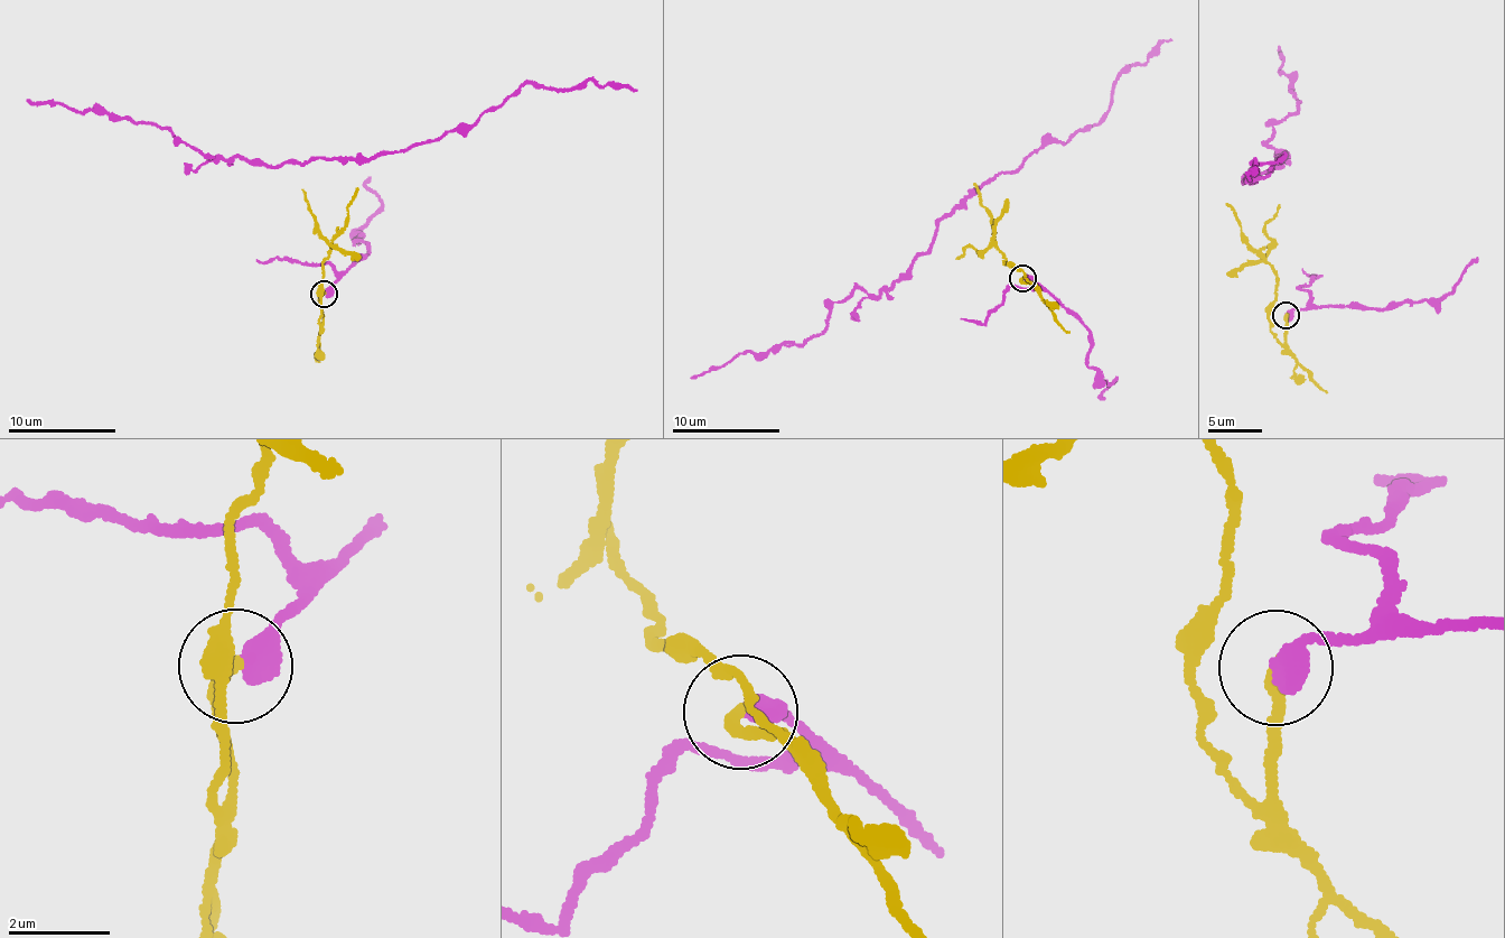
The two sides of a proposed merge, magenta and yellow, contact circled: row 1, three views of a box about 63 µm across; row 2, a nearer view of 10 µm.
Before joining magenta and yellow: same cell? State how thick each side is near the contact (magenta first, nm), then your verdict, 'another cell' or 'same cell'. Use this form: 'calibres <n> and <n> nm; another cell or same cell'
calibres 500 and 320 nm; another cell

